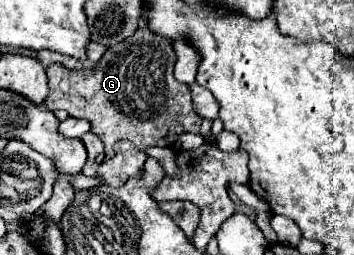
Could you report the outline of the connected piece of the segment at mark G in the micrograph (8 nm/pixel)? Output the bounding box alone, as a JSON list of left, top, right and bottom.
[45,26,201,158]

